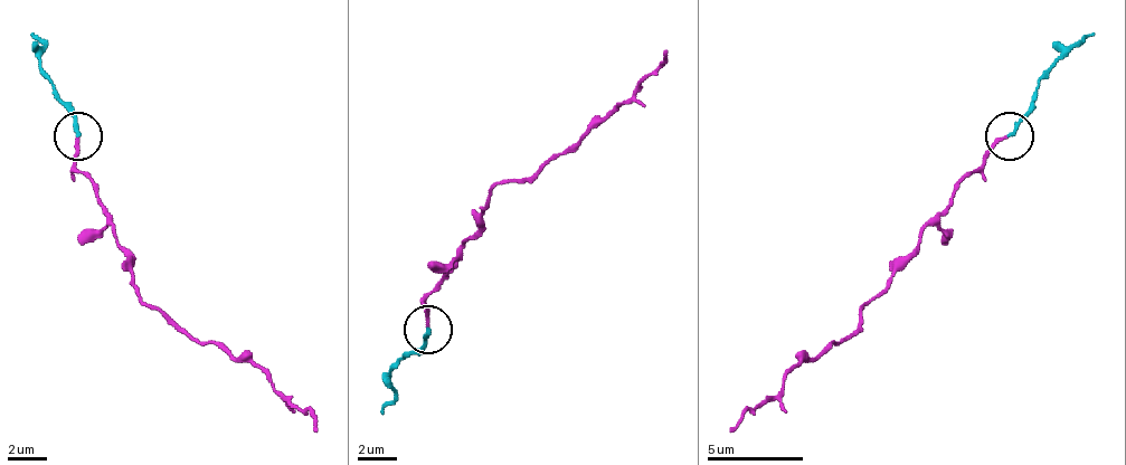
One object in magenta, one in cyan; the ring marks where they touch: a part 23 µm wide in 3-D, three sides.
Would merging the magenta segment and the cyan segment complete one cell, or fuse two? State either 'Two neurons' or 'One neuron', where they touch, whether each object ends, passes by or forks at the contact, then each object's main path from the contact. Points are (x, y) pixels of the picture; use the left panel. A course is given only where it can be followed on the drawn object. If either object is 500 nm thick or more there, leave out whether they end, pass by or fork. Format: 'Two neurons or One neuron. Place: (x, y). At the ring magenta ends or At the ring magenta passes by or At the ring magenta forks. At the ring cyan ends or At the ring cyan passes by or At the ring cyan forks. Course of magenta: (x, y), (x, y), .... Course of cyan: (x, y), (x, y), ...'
Two neurons. Place: (78, 135). At the ring magenta ends. At the ring cyan ends. Course of magenta: (77, 136), (77, 165), (125, 257), (140, 296), (202, 344), (217, 344), (246, 359), (318, 430). Course of cyan: (77, 136), (38, 65), (44, 46), (34, 31)

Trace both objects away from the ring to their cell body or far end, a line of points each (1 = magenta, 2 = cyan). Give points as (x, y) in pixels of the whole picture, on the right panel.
1: (1009, 136), (980, 165), (912, 257), (873, 296), (840, 344), (806, 359), (729, 430)
2: (1009, 136), (1057, 65), (1095, 31)

